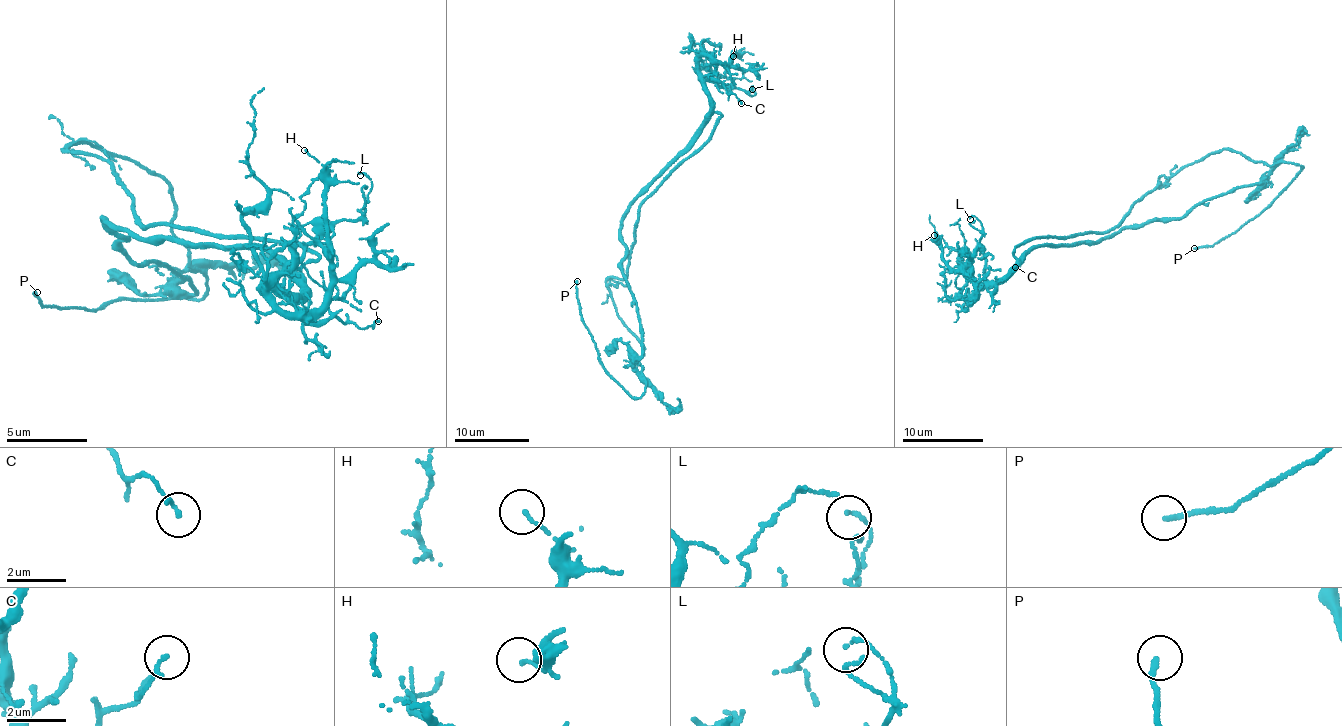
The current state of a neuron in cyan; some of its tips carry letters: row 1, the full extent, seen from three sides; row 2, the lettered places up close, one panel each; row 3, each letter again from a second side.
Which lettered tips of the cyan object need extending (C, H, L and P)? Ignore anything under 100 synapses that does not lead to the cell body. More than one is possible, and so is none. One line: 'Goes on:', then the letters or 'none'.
Goes on: P

